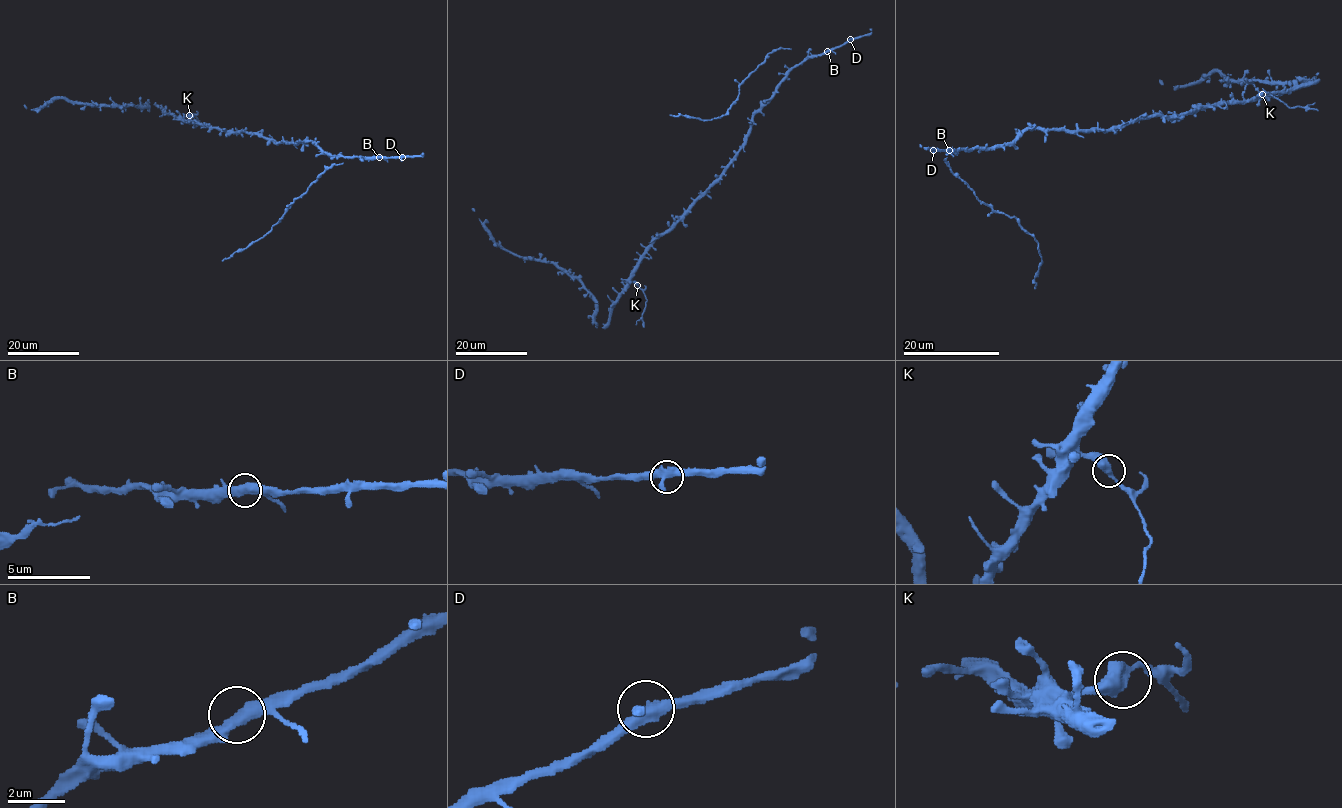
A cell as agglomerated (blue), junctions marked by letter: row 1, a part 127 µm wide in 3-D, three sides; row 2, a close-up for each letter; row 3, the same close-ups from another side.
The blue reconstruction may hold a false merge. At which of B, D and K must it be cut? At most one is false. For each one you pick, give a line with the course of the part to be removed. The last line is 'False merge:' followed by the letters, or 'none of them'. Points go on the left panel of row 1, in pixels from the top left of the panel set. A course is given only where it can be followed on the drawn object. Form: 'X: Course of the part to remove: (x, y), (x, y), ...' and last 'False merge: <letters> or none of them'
False merge: K

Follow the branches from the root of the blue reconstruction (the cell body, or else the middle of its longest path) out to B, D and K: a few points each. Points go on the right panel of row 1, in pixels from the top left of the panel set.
B: (1141, 116), (1109, 129), (1027, 128), (1011, 143), (949, 150)
D: (1141, 116), (1109, 129), (1027, 128), (1014, 141), (1002, 145), (933, 150)
K: (1141, 116), (1180, 116), (1211, 105), (1245, 103), (1262, 94)

